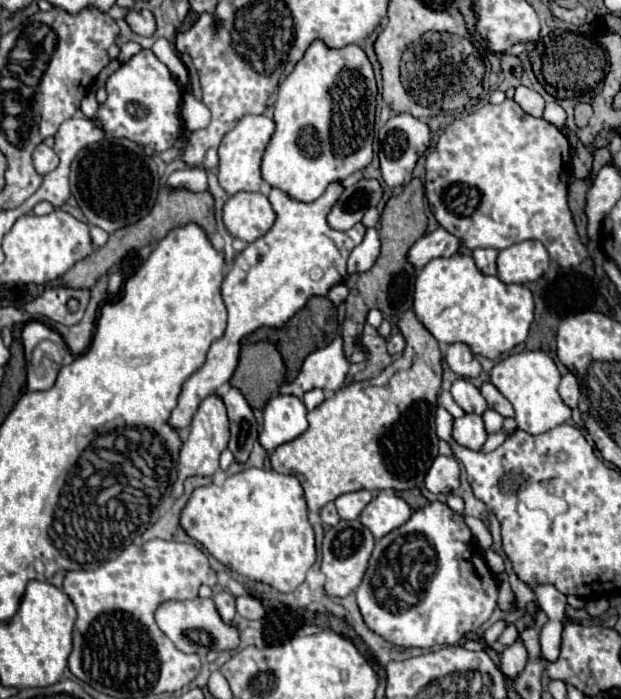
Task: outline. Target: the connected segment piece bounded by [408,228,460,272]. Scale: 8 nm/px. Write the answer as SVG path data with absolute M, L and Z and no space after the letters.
M438 228L414 242L414 246L408 250L408 262L420 272L430 260L450 258L458 250L460 250L458 238L446 232L444 228Z

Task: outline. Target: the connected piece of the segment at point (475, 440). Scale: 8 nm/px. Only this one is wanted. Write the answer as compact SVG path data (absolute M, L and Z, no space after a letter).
M464 414L462 418L454 420L454 428L452 428L452 438L466 448L472 450L480 450L482 444L486 442L486 428L482 422L482 416L478 414Z

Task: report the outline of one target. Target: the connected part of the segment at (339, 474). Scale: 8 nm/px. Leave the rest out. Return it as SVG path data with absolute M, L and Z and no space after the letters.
M412 310L404 312L396 322L400 334L406 340L402 358L384 368L376 378L352 382L340 388L332 398L308 414L308 430L292 442L278 446L270 452L272 470L278 474L296 476L304 488L306 504L310 512L320 512L324 504L334 502L338 496L356 490L410 490L424 482L428 468L438 456L438 436L434 426L434 410L438 406L438 392L442 384L442 352L434 336L424 328Z

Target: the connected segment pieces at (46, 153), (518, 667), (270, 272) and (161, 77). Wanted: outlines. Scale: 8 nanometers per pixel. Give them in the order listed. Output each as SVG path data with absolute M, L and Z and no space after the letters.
M38 144L34 154L32 154L32 162L34 162L34 168L36 168L38 174L48 174L48 172L52 172L56 168L58 156L46 144Z
M516 640L512 646L508 646L500 654L500 662L502 662L504 676L508 676L510 680L516 680L518 674L526 668L526 662L528 662L528 652L526 652L524 644L520 640Z
M334 182L318 200L310 204L292 200L278 188L270 190L268 200L272 204L272 210L276 212L274 226L262 238L250 242L236 256L230 272L222 282L222 298L228 308L226 334L210 346L204 366L198 372L194 372L182 386L178 406L170 416L170 424L174 428L188 426L200 402L206 396L216 394L220 386L228 384L230 376L236 370L240 341L244 336L248 336L260 326L284 326L300 308L304 308L310 296L326 296L332 286L342 284L348 278L346 260L352 248L362 242L366 228L362 224L356 224L348 232L338 232L328 226L326 216L336 198L342 194L342 190L342 184Z
M142 50L124 62L106 80L106 102L98 106L92 122L106 134L116 138L128 138L154 152L164 152L176 144L184 128L176 116L176 106L180 106L182 88L172 78L170 70L152 54L152 50Z

